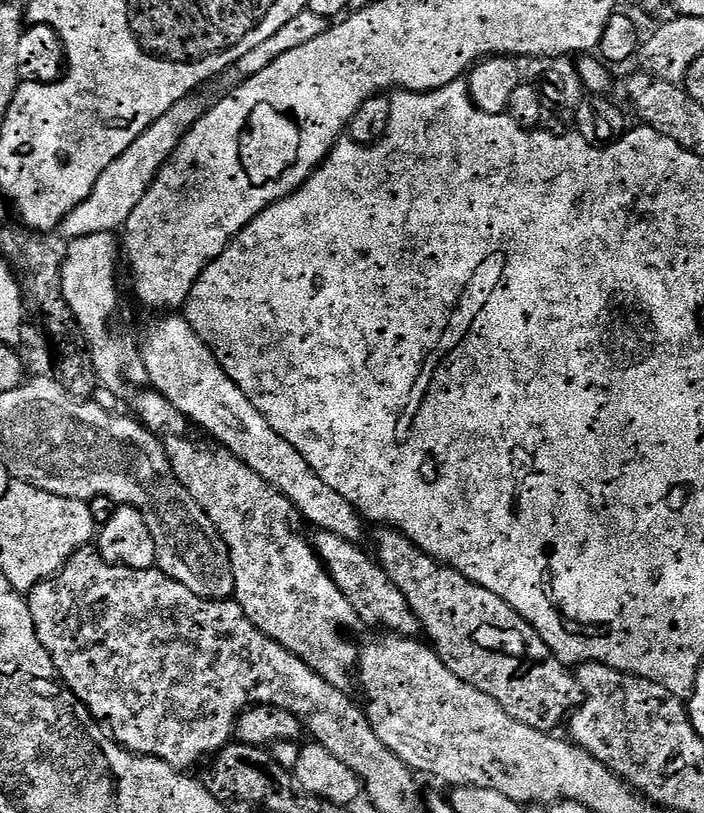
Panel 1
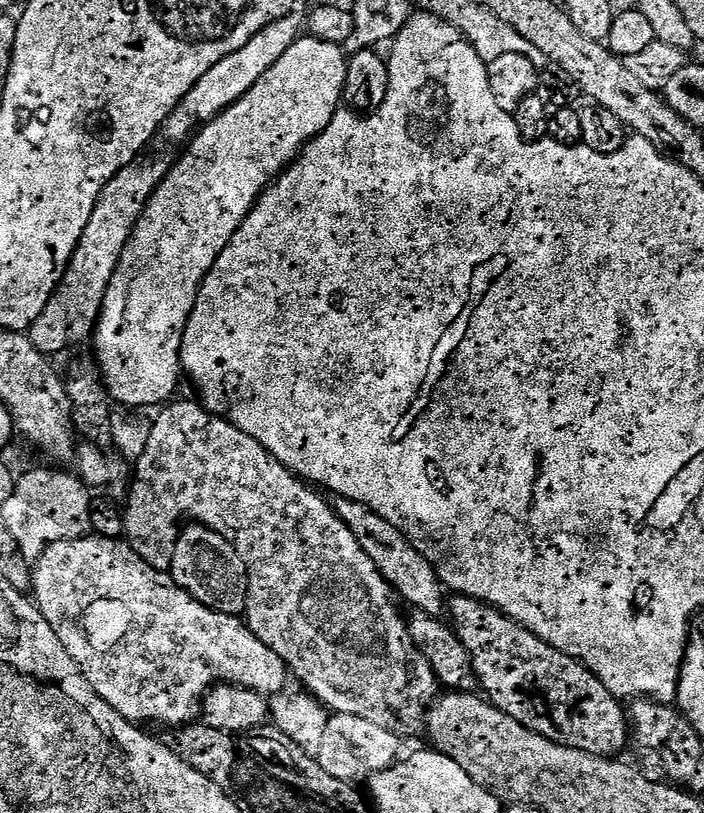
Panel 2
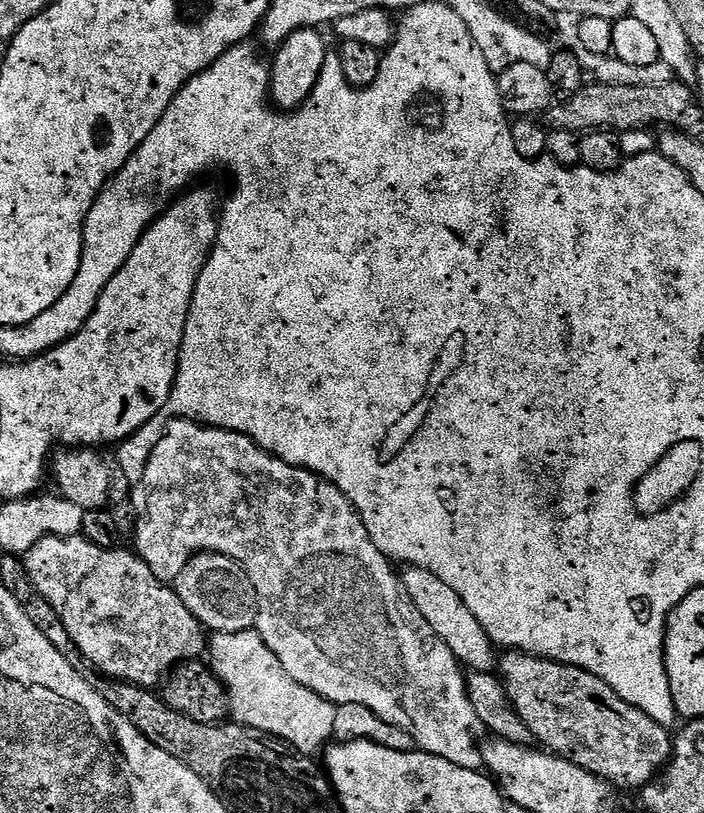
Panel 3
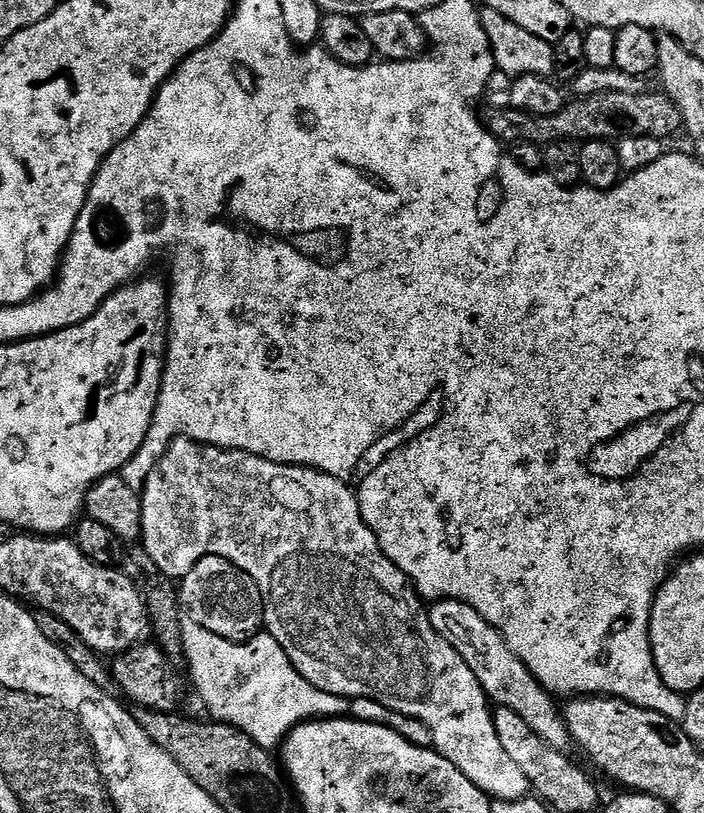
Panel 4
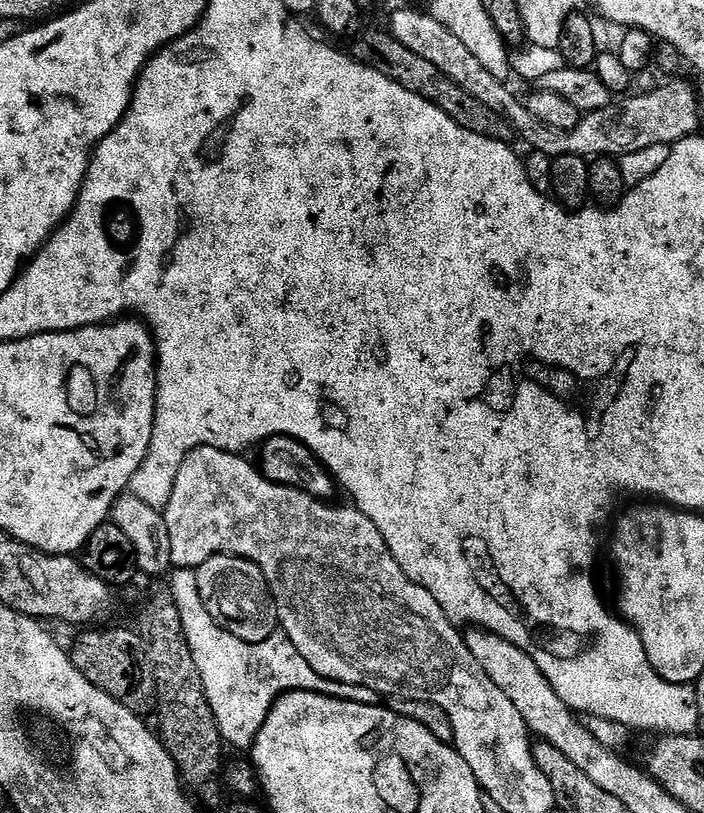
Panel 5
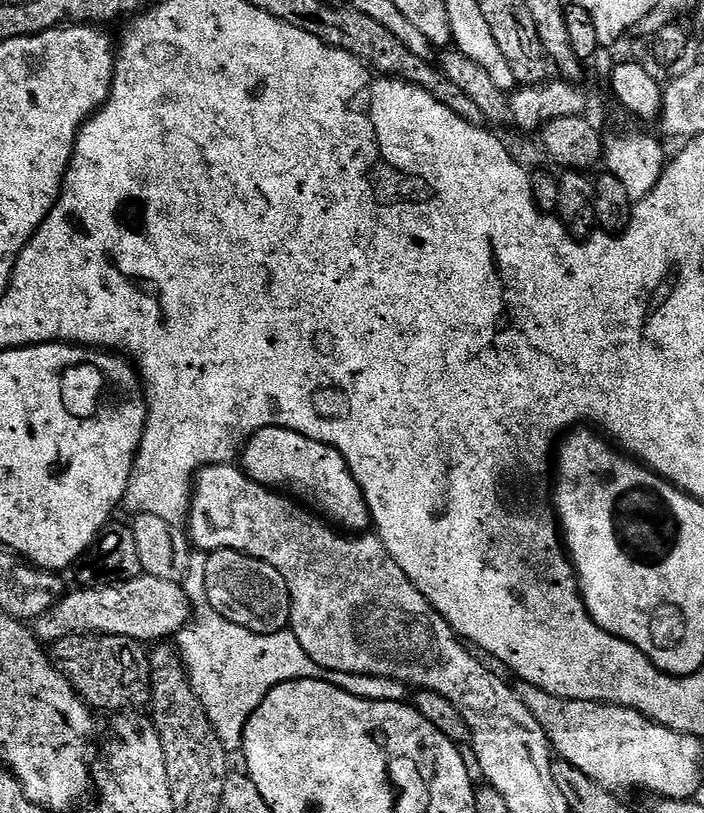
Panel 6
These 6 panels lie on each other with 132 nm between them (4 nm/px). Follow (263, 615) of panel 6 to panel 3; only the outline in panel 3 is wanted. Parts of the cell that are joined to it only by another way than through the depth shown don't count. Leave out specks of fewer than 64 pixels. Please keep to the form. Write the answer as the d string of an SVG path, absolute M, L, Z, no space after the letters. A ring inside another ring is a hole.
M202 552L188 559L185 568L174 581L176 593L182 598L186 610L198 618L209 633L247 632L255 629L260 613L260 599L248 571L237 560L217 552Z

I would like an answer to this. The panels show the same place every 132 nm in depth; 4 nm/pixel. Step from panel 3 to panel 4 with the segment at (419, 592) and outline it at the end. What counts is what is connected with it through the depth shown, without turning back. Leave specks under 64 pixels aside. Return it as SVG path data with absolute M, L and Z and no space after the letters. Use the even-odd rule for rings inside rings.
M438 600L428 608L428 617L434 630L438 630L438 634L442 634L442 638L446 638L446 642L450 642L454 650L458 650L466 666L474 670L478 682L484 687L484 692L493 705L514 710L540 738L559 752L567 753L568 747L573 747L564 713L561 705L555 704L557 701L553 693L542 687L536 675L522 662L522 658L514 654L504 635L490 626L490 622L486 622L486 618L478 614L478 610L463 604L461 600Z

